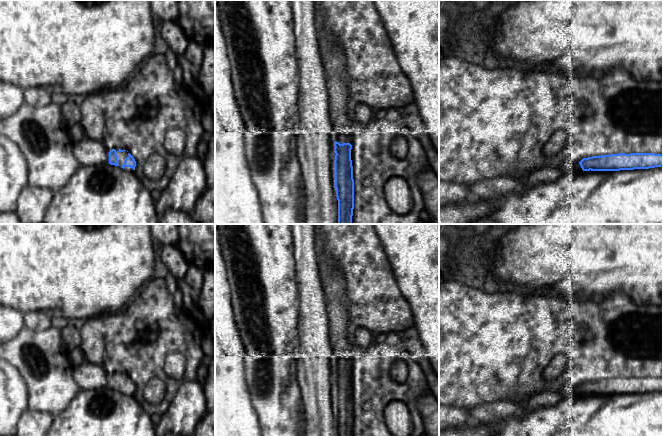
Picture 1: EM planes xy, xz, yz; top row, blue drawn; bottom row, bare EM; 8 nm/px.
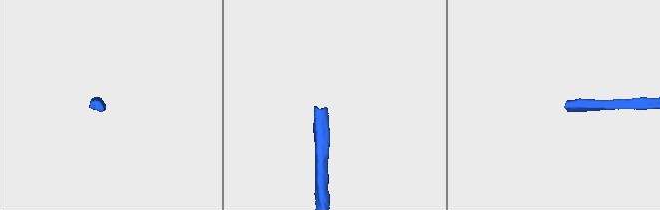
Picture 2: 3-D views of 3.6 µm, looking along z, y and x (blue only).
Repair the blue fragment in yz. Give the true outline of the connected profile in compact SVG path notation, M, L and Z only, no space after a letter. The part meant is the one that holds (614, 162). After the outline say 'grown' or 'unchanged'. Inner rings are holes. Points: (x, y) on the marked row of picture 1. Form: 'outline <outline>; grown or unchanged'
outline M619 153L583 158L579 163L564 160L563 173L583 171L620 171L663 167L663 154Z; grown

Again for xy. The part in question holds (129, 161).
outline M112 149L109 152L109 164L119 166L127 171L135 170L136 161L126 150Z; grown

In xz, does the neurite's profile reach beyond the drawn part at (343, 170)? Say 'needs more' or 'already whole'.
needs more

